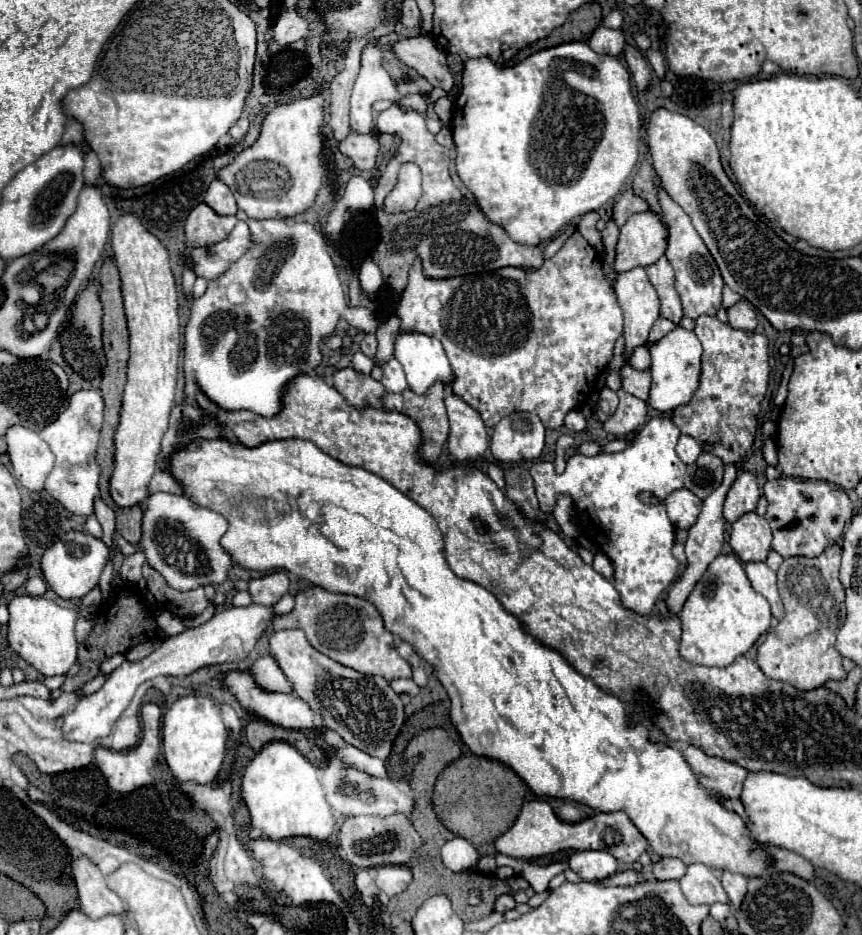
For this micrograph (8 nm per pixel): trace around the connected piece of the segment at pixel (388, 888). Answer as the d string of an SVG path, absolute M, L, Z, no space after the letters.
M381 866L377 870L377 886L391 898L407 890L413 882L413 874L407 866Z

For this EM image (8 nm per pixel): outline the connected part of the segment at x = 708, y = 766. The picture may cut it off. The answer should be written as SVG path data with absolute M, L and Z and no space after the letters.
M687 746L683 752L685 762L691 766L693 774L697 776L699 784L707 790L721 794L723 798L737 800L743 792L743 782L747 778L747 770L719 758L705 756L699 748Z

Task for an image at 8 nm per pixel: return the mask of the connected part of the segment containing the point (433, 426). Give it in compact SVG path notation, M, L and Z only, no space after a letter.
M435 382L425 394L415 394L413 390L403 390L399 394L385 394L383 396L383 408L385 410L397 410L397 412L403 412L407 416L411 416L419 428L421 428L421 434L423 434L423 446L419 450L419 456L423 462L427 464L435 464L441 456L441 450L447 442L447 436L449 436L449 420L447 420L447 410L445 410L445 384L443 382Z

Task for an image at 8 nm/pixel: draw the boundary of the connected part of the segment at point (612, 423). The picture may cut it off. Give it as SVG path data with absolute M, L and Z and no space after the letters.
M623 390L619 394L619 408L617 412L603 424L603 428L615 436L627 436L637 432L647 418L647 404Z

